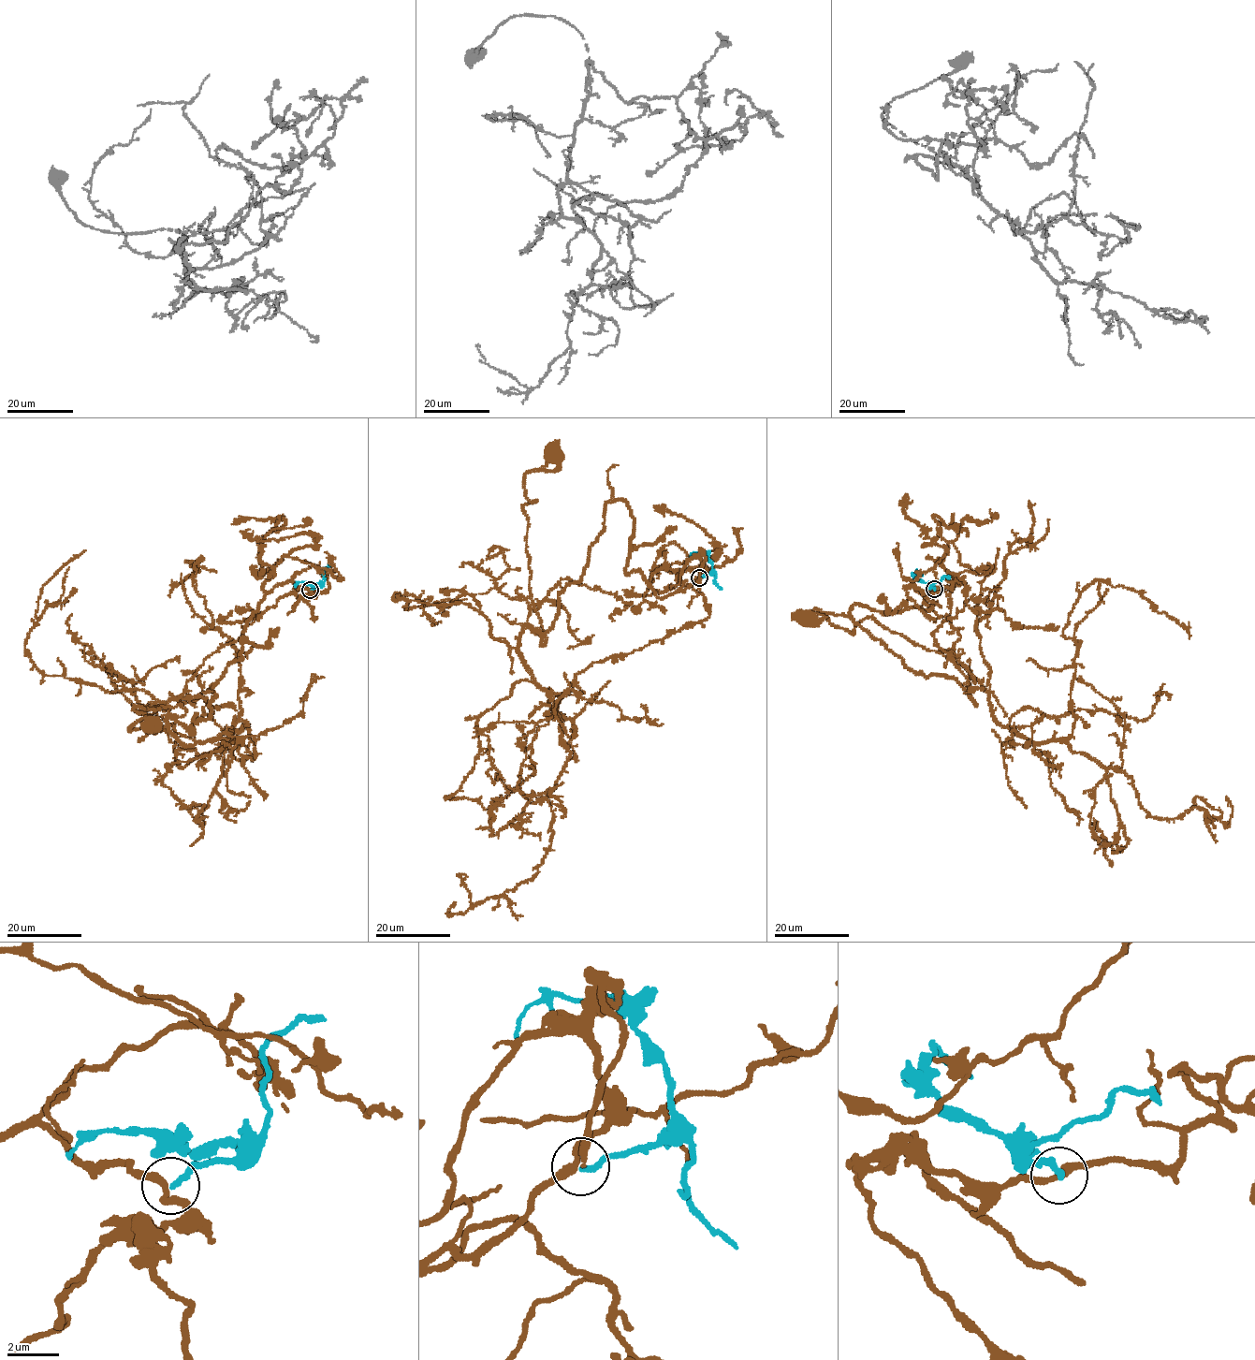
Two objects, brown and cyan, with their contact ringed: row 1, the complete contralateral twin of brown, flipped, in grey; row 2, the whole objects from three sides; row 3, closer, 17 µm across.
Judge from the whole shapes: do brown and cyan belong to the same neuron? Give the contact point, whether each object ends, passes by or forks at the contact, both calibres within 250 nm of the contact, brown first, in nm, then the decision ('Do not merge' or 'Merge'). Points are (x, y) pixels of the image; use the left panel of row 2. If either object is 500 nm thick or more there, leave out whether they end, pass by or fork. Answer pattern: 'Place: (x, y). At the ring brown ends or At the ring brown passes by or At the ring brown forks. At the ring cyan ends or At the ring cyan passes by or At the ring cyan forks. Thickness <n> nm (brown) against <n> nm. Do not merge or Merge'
Place: (310, 590). At the ring brown passes by. At the ring cyan ends. Thickness 260 nm (brown) against 240 nm. Do not merge

